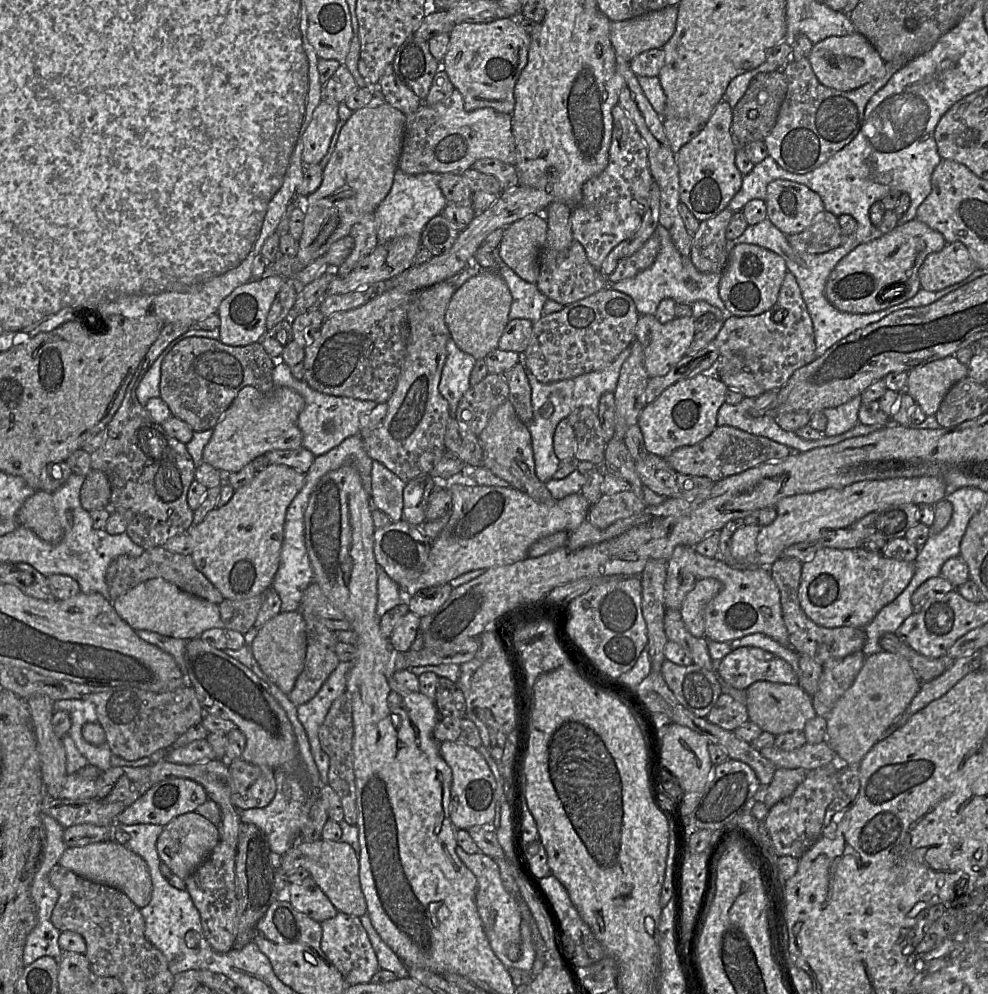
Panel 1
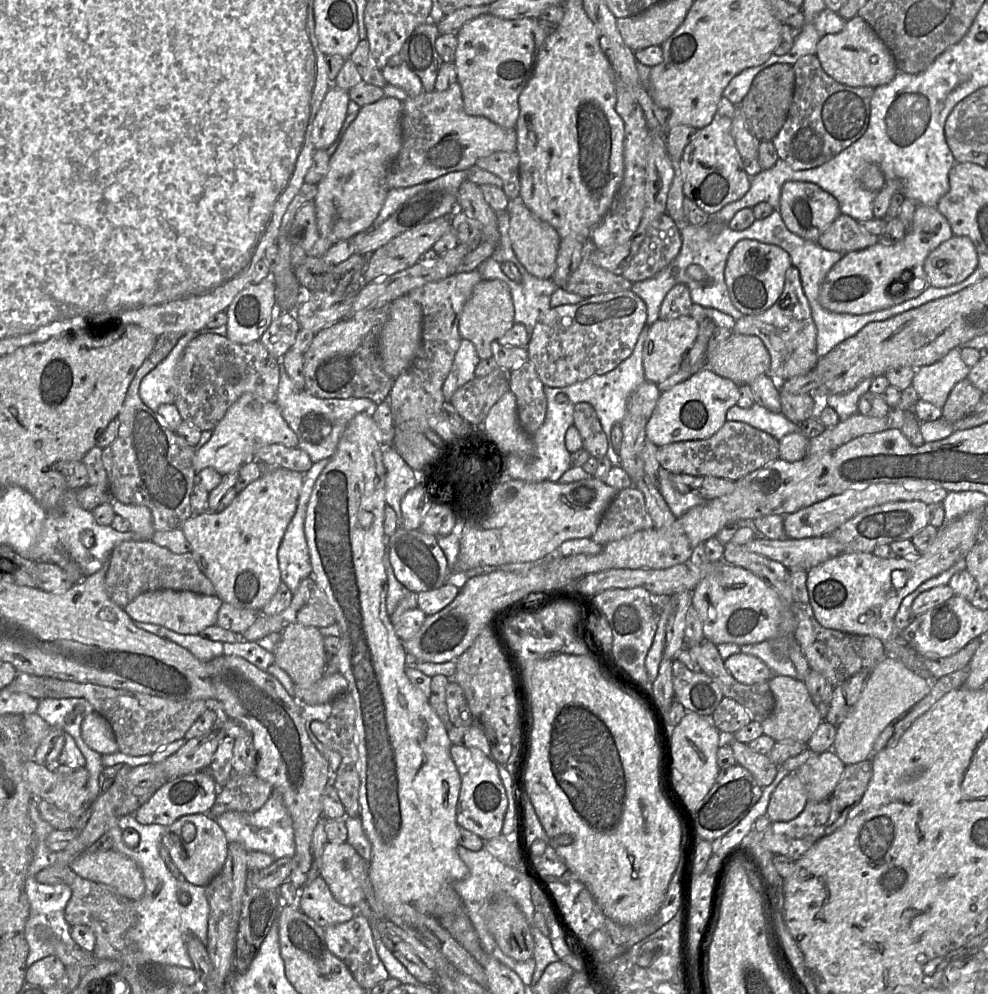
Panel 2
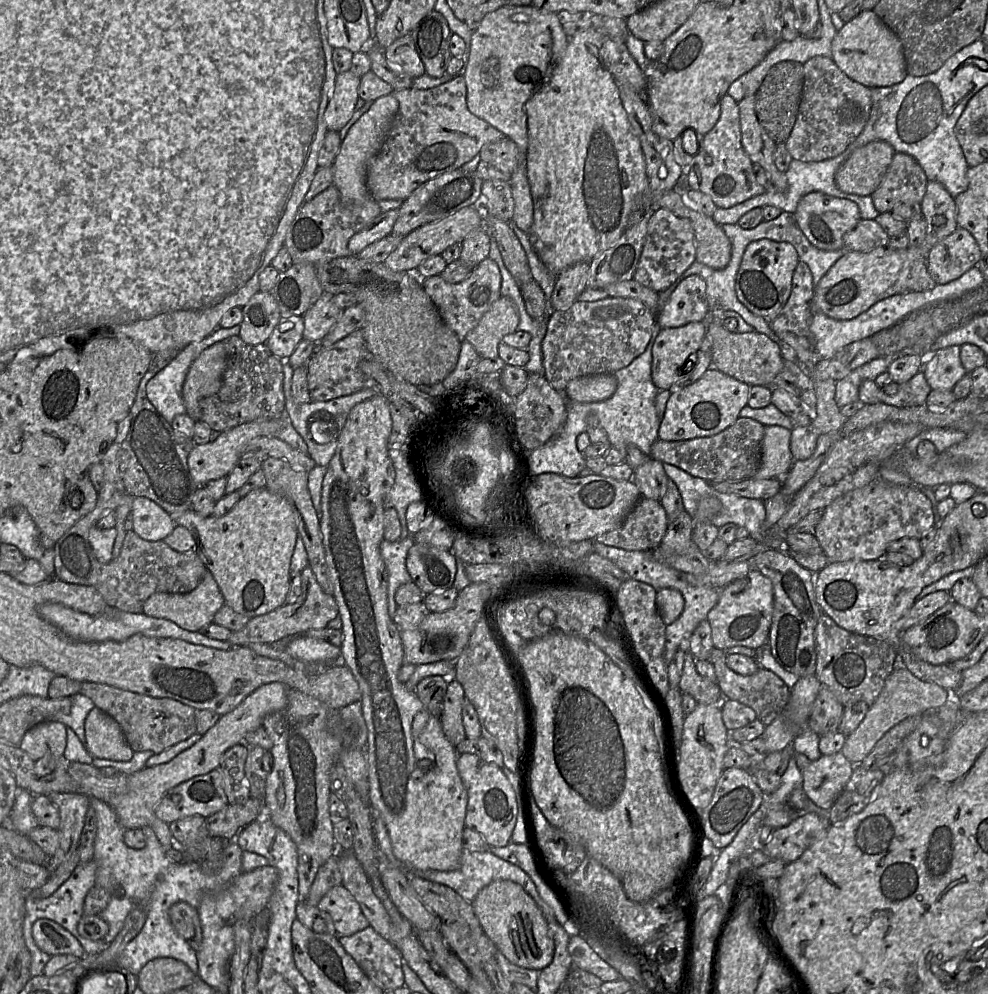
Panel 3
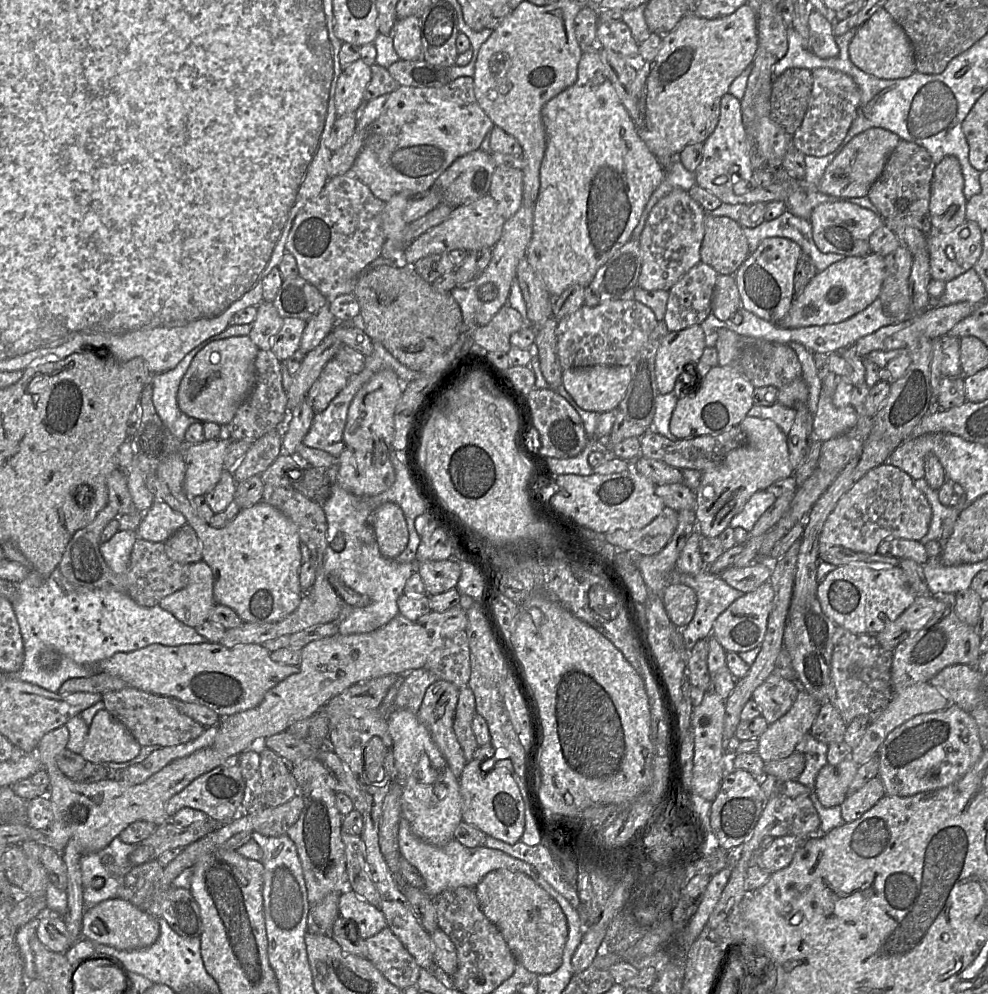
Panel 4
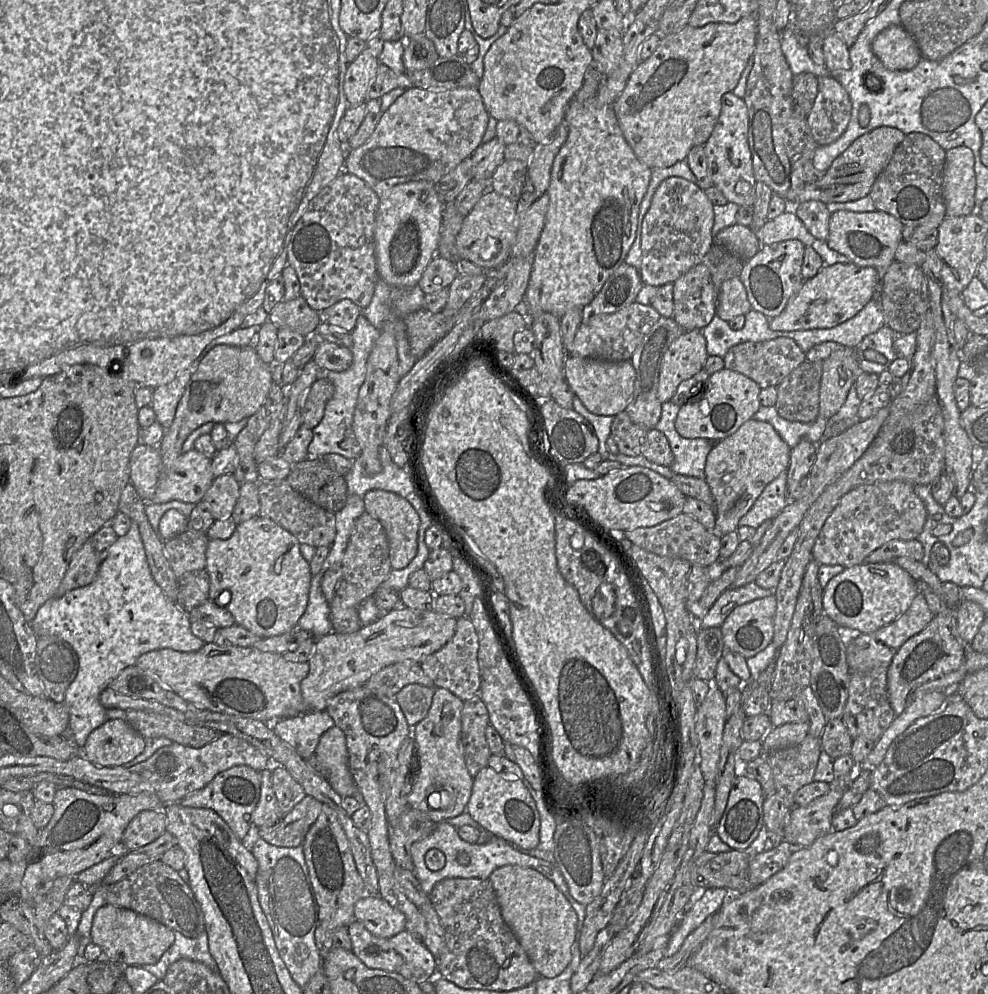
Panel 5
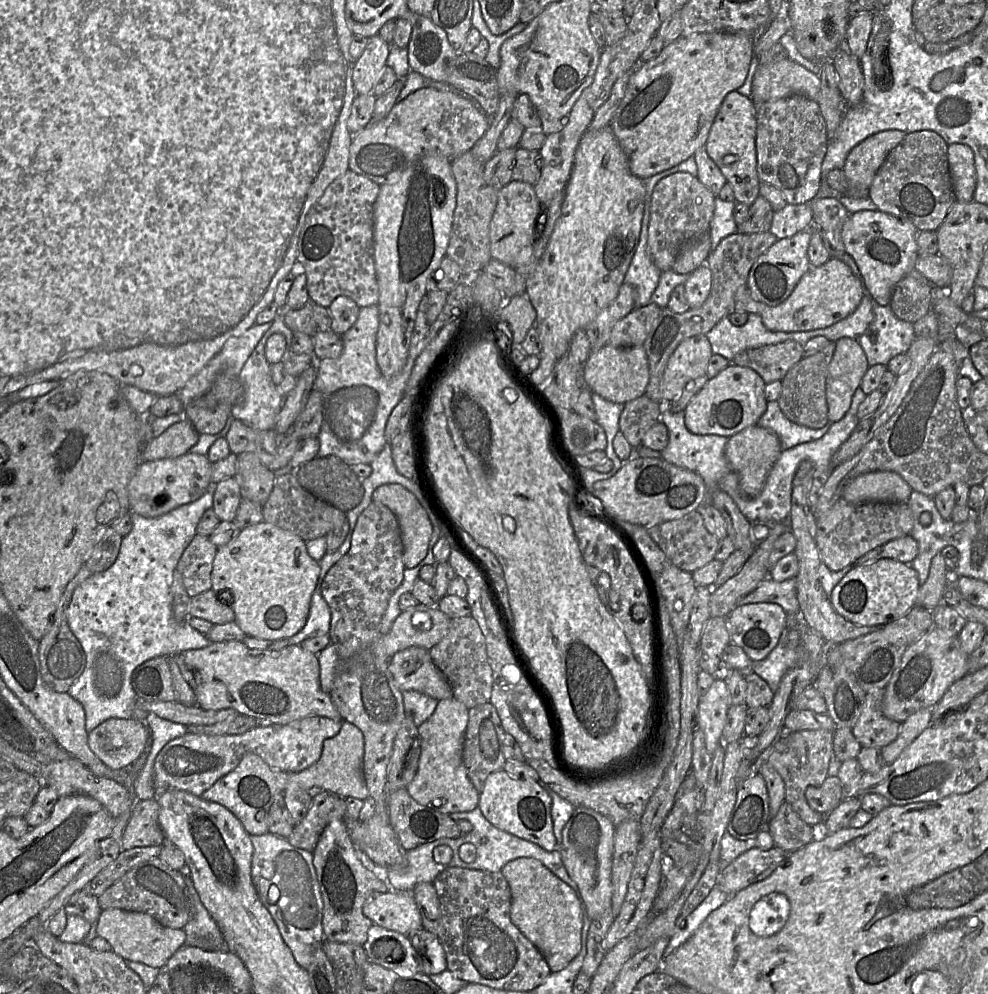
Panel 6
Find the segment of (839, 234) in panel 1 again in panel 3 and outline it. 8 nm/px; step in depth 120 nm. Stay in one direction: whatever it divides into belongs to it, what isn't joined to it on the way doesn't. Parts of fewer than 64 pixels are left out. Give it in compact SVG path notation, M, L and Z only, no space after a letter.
M860 219L843 239L843 250L868 252L886 247L890 237L874 219Z

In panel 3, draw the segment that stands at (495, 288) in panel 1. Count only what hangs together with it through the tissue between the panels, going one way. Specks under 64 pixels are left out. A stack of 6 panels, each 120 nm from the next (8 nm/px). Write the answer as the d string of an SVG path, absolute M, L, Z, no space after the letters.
M501 295L464 340L475 348L481 358L497 358L502 338L518 330L519 320L514 302Z

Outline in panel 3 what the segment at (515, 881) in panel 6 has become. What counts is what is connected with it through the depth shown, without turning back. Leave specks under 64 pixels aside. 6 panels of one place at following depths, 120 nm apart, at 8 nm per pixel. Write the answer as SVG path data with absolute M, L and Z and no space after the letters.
M496 880L471 902L483 932L511 963L540 971L553 960L555 944L548 924L534 899L519 884Z

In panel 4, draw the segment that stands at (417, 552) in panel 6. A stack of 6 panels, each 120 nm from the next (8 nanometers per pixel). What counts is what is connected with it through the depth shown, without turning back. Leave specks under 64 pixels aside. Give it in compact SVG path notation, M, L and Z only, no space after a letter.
M387 502L376 508L371 516L371 527L385 558L395 559L407 547L409 532L399 505Z

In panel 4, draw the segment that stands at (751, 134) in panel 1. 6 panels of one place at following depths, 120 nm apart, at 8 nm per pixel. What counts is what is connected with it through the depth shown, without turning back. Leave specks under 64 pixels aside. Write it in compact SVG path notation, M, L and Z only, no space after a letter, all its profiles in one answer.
M789 68L773 79L770 95L771 118L791 136L803 122L812 85L812 71L805 68Z

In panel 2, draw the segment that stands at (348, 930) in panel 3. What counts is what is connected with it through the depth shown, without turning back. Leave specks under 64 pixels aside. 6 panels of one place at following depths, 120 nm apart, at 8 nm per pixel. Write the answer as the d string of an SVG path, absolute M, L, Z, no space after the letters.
M320 876L300 890L299 910L321 927L349 921L356 915L352 907L340 904Z

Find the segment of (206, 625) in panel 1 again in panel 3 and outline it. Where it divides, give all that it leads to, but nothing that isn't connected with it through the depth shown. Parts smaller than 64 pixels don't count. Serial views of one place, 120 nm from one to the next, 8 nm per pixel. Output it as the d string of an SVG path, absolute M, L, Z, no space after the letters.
M207 569L197 587L188 593L160 592L152 594L145 601L142 613L155 618L169 619L186 630L199 631L213 622L215 613L224 604L225 599L219 586L213 574Z

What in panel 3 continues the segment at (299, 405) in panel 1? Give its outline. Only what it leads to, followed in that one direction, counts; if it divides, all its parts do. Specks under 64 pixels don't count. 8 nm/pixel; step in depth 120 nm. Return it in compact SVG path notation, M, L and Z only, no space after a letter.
M287 415L263 422L248 422L221 432L216 440L207 444L194 445L188 456L188 467L193 480L200 487L207 481L227 477L241 458L241 452L246 444L258 437L278 438L293 449L307 453L307 443L292 426Z

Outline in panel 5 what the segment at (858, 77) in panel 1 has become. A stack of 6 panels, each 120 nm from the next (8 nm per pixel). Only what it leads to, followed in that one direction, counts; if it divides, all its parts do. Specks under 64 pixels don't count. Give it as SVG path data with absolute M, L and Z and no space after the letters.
M900 25L884 29L873 41L872 51L893 71L913 69L921 60L921 52L916 40Z

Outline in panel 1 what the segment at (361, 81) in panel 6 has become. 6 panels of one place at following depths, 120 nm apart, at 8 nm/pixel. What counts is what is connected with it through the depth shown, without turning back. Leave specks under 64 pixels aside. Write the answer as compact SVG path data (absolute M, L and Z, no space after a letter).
M322 100L301 136L301 159L305 166L319 164L326 155L336 129L339 104Z

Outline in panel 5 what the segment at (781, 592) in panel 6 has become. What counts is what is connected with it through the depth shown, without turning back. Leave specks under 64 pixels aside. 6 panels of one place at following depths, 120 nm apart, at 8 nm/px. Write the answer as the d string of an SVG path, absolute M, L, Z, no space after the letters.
M755 582L741 587L730 587L718 597L702 619L697 619L698 631L703 628L720 627L737 606L774 594L775 589L762 588Z

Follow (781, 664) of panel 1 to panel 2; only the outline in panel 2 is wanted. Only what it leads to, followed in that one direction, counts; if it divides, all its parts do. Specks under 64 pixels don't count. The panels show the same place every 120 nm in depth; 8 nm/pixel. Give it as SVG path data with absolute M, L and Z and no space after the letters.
M742 651L731 655L724 664L738 682L746 685L769 681L774 676L762 660Z

